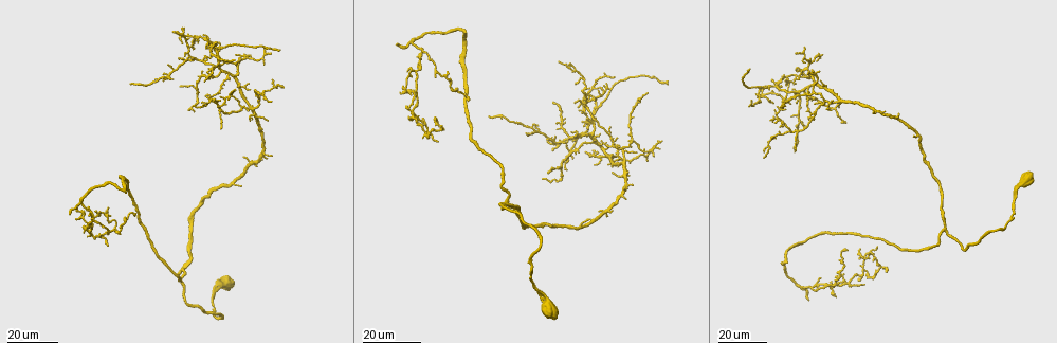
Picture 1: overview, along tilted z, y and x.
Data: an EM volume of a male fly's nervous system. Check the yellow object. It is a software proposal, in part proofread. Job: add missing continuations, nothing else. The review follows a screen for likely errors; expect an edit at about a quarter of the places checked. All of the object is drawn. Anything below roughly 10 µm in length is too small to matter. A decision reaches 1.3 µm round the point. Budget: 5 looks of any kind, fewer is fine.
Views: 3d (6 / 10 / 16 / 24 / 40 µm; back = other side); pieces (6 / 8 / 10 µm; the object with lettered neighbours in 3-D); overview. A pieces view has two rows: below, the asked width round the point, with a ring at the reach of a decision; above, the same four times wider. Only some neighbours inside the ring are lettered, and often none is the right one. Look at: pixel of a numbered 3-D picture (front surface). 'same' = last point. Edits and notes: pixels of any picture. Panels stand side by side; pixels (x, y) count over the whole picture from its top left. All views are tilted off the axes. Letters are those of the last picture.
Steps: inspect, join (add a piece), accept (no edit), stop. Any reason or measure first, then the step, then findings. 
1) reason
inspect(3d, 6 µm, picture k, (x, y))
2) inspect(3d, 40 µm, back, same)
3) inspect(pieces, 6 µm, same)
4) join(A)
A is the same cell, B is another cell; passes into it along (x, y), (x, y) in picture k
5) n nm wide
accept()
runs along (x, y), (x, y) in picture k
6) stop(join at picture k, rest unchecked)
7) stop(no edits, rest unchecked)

branch stops here
inspect(3d, 24 µm, picture 1, (176, 32))

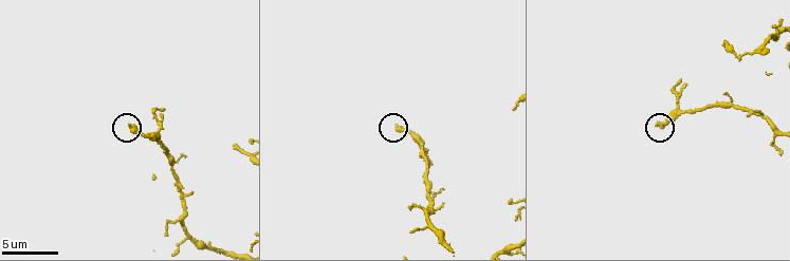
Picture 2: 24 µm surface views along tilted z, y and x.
what lies round it
inspect(pieces, 10 µm, picture 2, (657, 126))

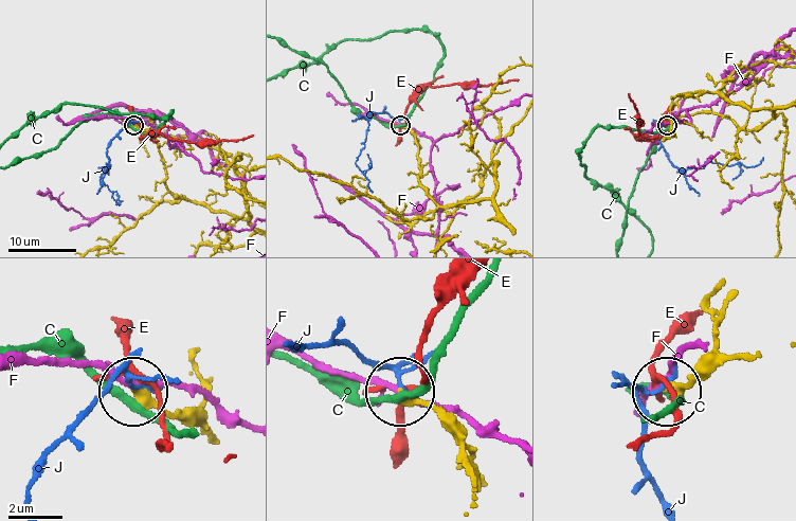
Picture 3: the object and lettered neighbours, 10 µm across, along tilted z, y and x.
accept()
C, E, F and J are other cells; none of them fits

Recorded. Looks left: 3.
tapers out
inspect(3d, 16 µm, picture 1, (179, 88))

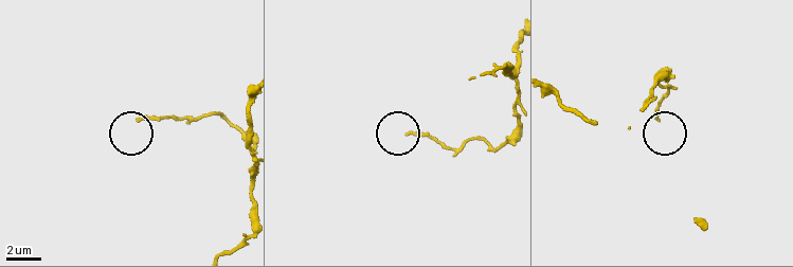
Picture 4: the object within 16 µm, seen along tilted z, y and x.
inspect(pieces, 6 µm, picture 4, (658, 120))

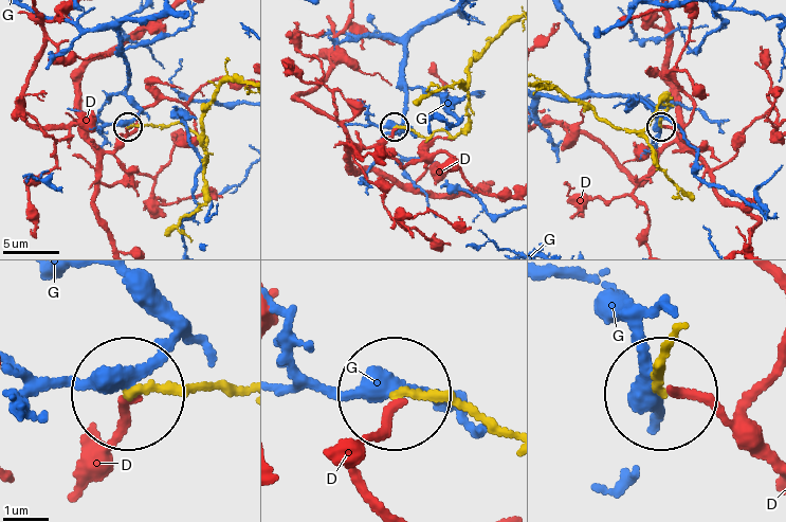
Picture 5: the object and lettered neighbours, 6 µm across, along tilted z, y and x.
160 nm wide
accept()
D and G are other cells; runs along (503, 434), (402, 394) in picture 5; none of them fits

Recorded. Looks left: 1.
stop(no edits, rest unchecked)

